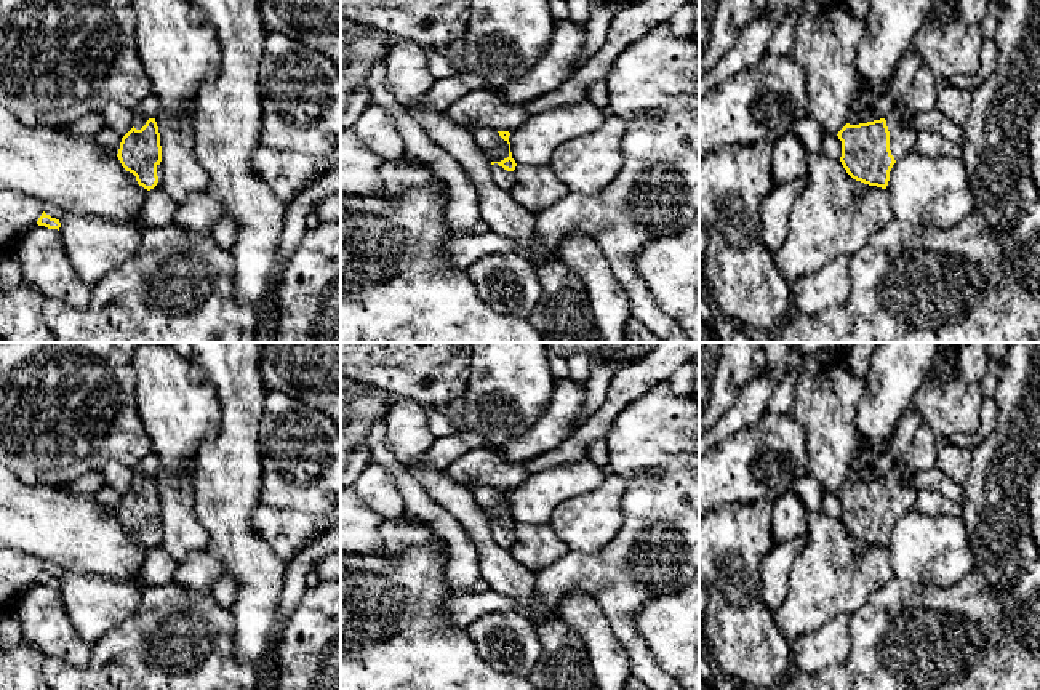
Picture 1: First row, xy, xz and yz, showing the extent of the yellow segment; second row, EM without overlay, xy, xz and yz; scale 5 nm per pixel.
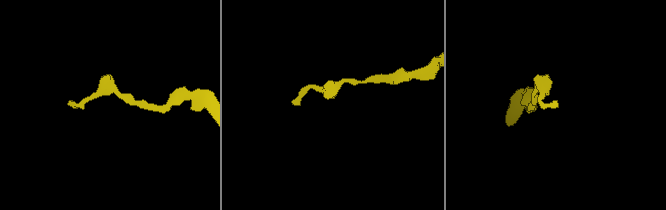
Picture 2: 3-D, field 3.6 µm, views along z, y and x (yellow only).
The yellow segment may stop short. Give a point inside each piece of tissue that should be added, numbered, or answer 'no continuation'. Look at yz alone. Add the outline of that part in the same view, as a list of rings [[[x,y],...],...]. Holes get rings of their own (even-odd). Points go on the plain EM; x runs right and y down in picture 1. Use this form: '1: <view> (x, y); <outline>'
1: yz (922, 453); [[[922,424],[914,434],[907,450],[885,475],[890,490],[890,509],[896,520],[915,507],[917,498],[917,491],[902,480],[902,471],[931,469],[936,467],[936,461],[938,437],[931,427]]]

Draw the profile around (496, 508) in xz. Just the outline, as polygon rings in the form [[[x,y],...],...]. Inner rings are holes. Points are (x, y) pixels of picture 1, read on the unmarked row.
[[[477,483],[470,491],[490,520],[501,520],[509,515],[509,503],[496,488]]]

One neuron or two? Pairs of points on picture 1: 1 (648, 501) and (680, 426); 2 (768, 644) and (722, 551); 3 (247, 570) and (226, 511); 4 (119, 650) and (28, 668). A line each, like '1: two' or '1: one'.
1: one
2: one
3: one
4: two

